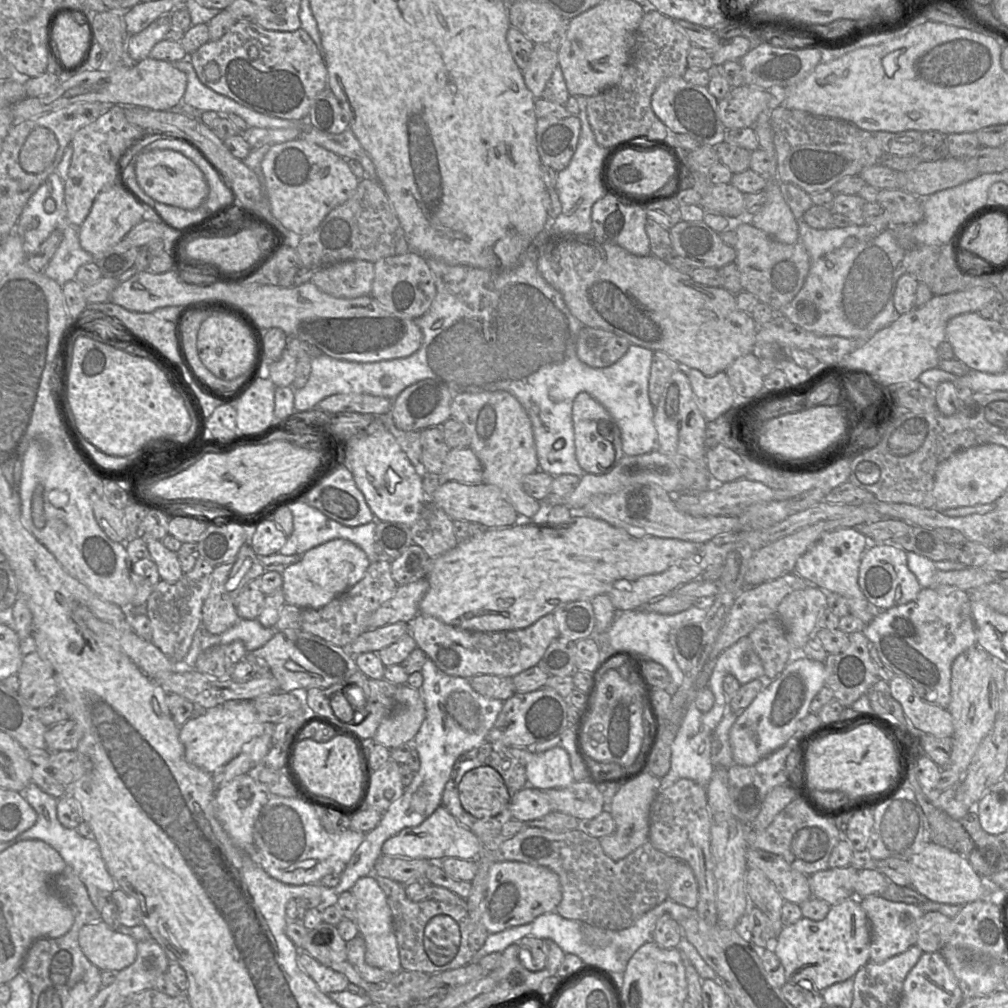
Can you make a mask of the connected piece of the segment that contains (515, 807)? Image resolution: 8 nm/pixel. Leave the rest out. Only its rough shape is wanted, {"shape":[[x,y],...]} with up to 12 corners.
{"shape":[[528,782],[511,798],[512,818],[531,822],[552,811]]}

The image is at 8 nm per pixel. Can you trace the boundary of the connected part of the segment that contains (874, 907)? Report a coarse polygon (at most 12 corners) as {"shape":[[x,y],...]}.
{"shape":[[858,899],[870,923],[871,962],[916,945],[919,906]]}

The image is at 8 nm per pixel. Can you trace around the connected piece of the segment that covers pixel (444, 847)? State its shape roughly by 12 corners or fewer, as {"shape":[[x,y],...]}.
{"shape":[[440,805],[383,855],[477,861],[479,838]]}

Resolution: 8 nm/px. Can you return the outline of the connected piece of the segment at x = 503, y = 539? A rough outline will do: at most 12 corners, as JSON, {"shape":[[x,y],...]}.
{"shape":[[519,519],[432,560],[419,613],[523,629],[699,549]]}

